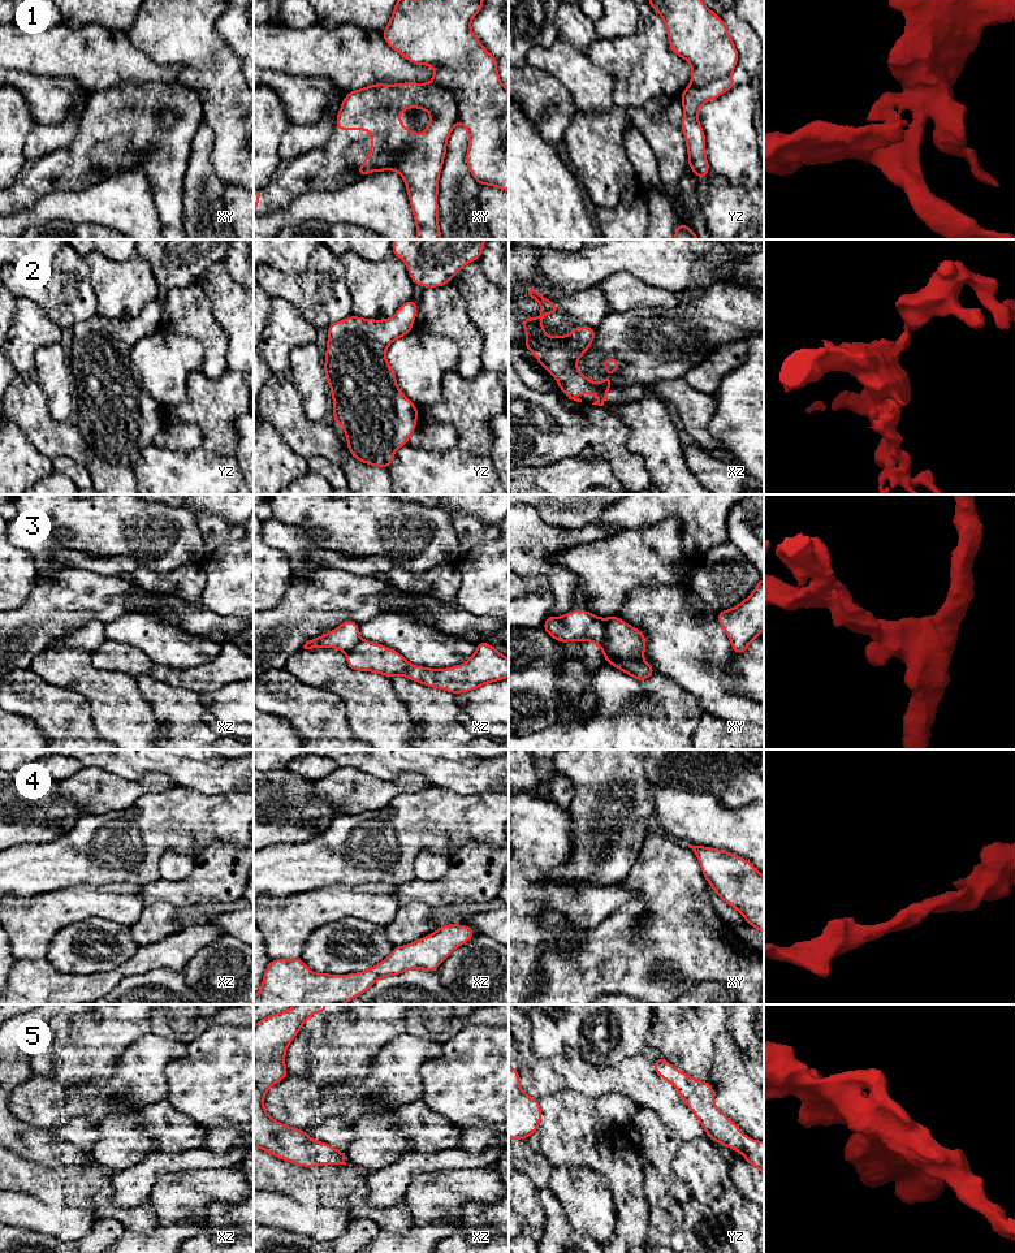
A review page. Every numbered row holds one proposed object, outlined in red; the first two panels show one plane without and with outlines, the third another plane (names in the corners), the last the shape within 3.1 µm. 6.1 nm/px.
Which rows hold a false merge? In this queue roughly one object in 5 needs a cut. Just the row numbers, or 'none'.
1, 3

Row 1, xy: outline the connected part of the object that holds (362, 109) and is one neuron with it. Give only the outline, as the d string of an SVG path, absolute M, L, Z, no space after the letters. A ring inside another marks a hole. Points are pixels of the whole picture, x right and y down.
M433 82L377 83L346 92L337 113L337 130L371 131L371 150L363 164L357 168L360 178L371 170L375 173L396 170L402 176L416 224L416 239L442 239L439 228L439 177L446 154L446 142L457 121L458 103L455 96L452 91ZM411 107L426 109L431 115L428 126L419 137L413 129L403 128L399 120L402 111Z

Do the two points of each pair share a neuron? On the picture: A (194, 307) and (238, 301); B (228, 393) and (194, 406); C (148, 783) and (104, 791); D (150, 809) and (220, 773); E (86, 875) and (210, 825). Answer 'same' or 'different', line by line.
A: different
B: same
C: same
D: different
E: same

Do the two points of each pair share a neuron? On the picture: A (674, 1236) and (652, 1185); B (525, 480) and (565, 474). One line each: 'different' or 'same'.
A: same
B: same

